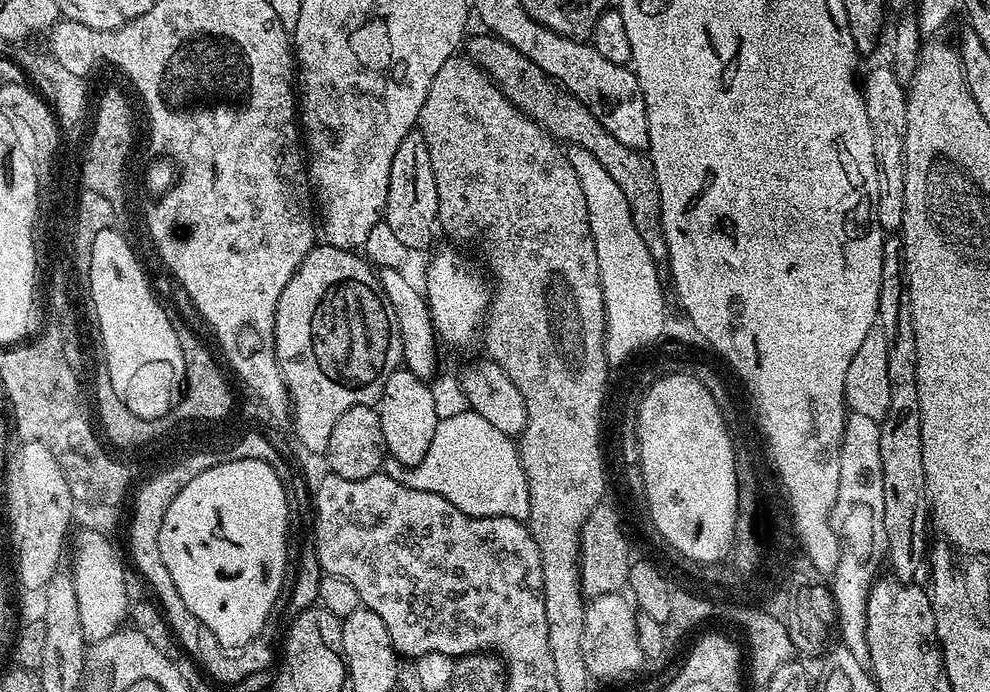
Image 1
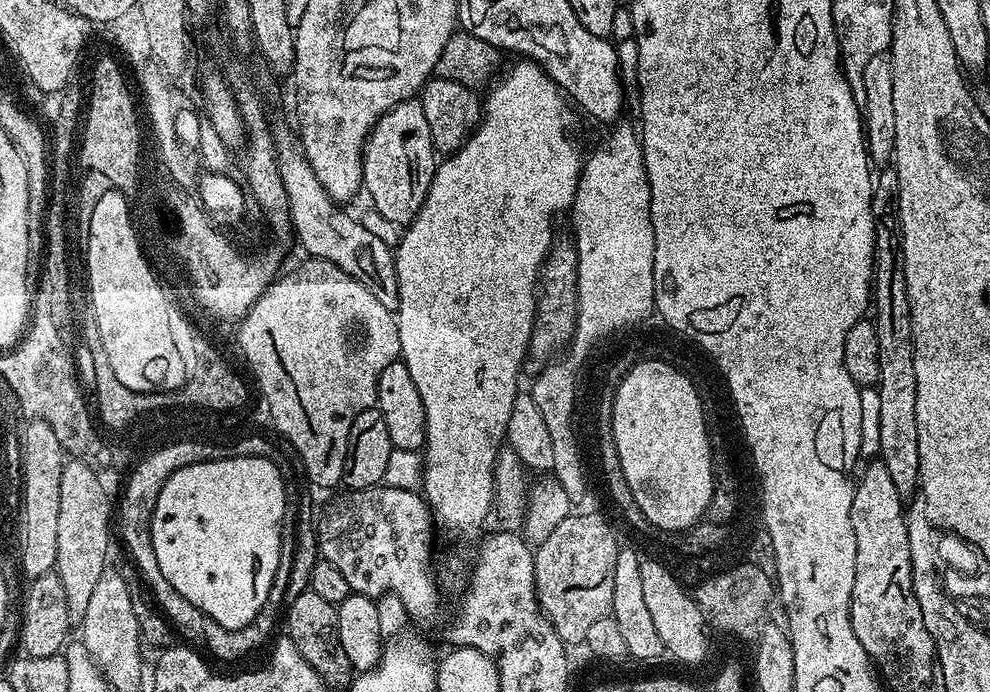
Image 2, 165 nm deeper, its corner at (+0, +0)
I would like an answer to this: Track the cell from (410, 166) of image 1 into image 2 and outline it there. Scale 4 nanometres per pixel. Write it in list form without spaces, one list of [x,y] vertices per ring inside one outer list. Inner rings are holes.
[[[419,99],[403,100],[398,102],[372,129],[372,134],[364,146],[364,183],[363,191],[368,192],[372,199],[371,207],[384,218],[397,226],[407,226],[422,210],[422,202],[430,190],[430,182],[436,173],[438,163],[438,153],[432,144],[432,135],[430,134],[430,122],[426,122],[426,110],[422,107]]]

